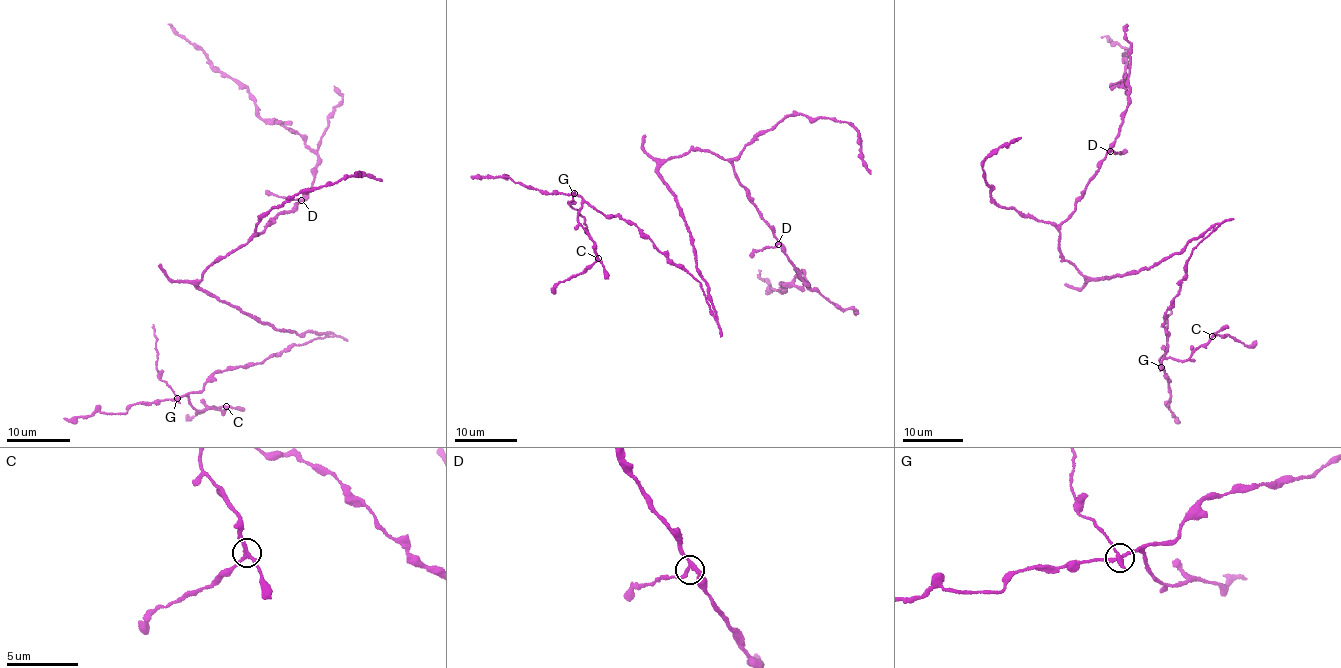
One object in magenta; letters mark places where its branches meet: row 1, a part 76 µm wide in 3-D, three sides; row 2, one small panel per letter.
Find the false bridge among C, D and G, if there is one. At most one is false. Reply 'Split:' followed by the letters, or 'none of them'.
Split: G

